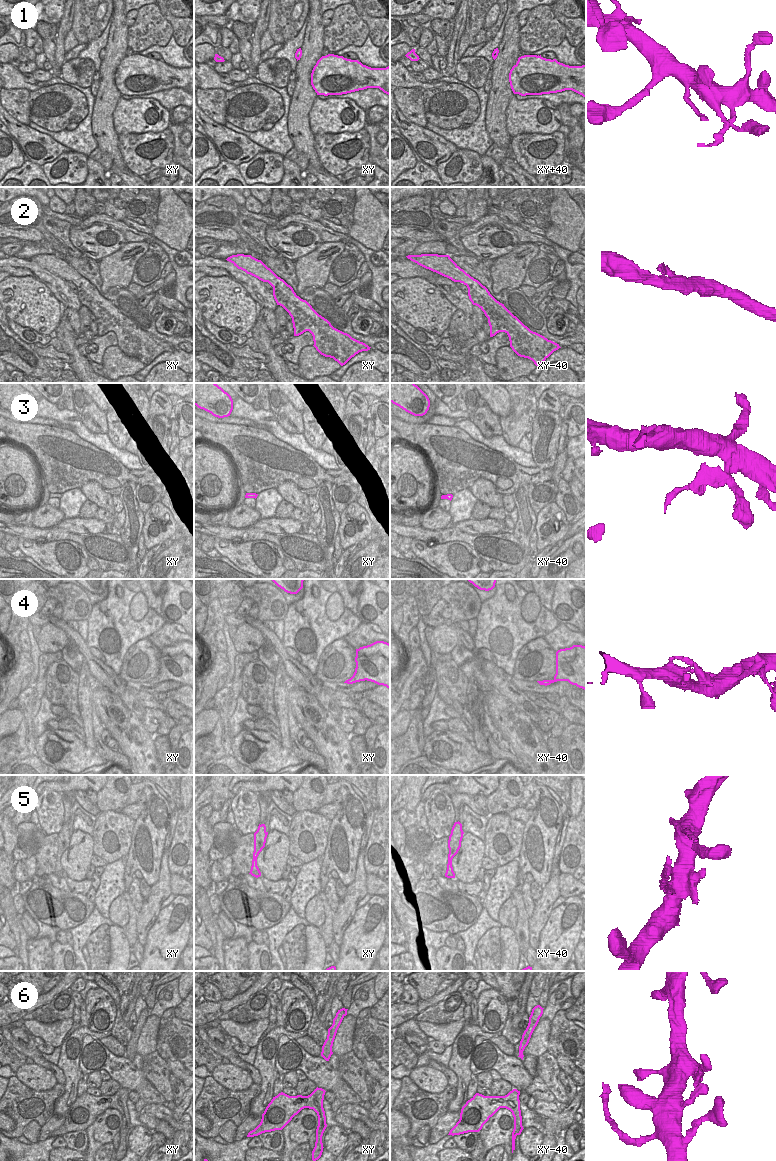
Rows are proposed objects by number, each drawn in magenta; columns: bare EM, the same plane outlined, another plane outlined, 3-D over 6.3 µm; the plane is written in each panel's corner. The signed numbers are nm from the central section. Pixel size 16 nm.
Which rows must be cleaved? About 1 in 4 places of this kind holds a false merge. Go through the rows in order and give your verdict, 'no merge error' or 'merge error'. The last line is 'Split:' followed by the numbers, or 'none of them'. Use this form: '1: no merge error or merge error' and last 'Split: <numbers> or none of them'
1: no merge error
2: merge error
3: no merge error
4: no merge error
5: no merge error
6: no merge error
Split: 2

